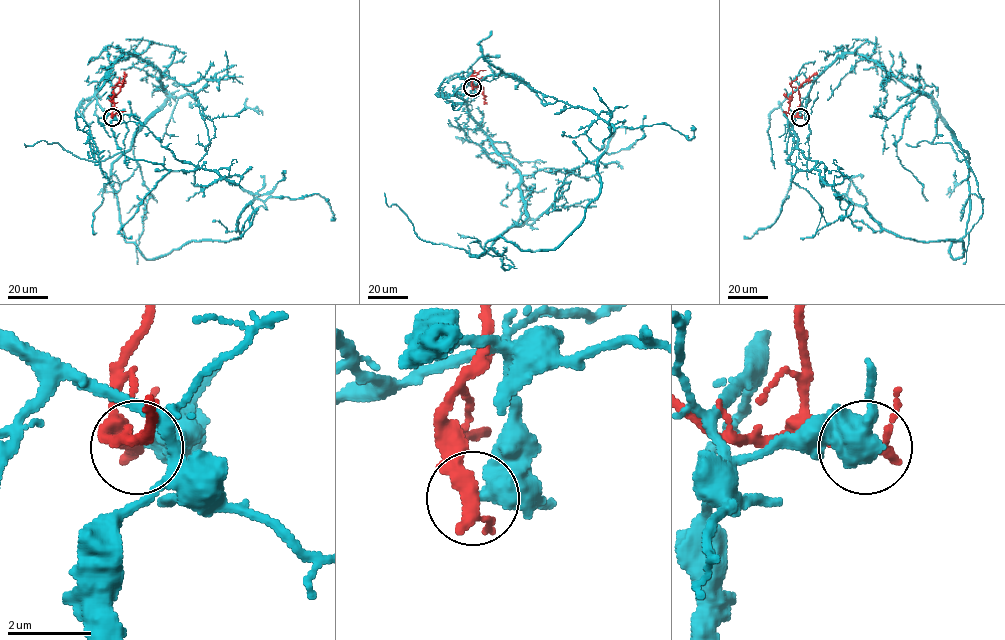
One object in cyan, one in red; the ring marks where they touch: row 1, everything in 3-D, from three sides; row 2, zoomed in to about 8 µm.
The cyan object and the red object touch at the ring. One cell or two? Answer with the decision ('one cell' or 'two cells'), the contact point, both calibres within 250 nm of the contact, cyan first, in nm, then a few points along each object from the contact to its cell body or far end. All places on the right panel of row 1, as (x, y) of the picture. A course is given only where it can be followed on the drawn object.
two cells; at (800, 117); 600 nm thick on the cyan side, 320 nm on the other; cyan runs (800, 117), (825, 70), (845, 53), (864, 54), (924, 92), (967, 156), (959, 161), (949, 143), (905, 143); red runs (800, 117), (797, 112), (798, 88), (817, 74)

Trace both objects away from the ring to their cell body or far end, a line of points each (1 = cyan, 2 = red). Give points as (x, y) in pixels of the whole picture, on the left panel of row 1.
1: (112, 117), (95, 94), (123, 53), (136, 54), (167, 99), (128, 149), (89, 161), (24, 143)
2: (112, 117), (112, 99), (127, 74)

